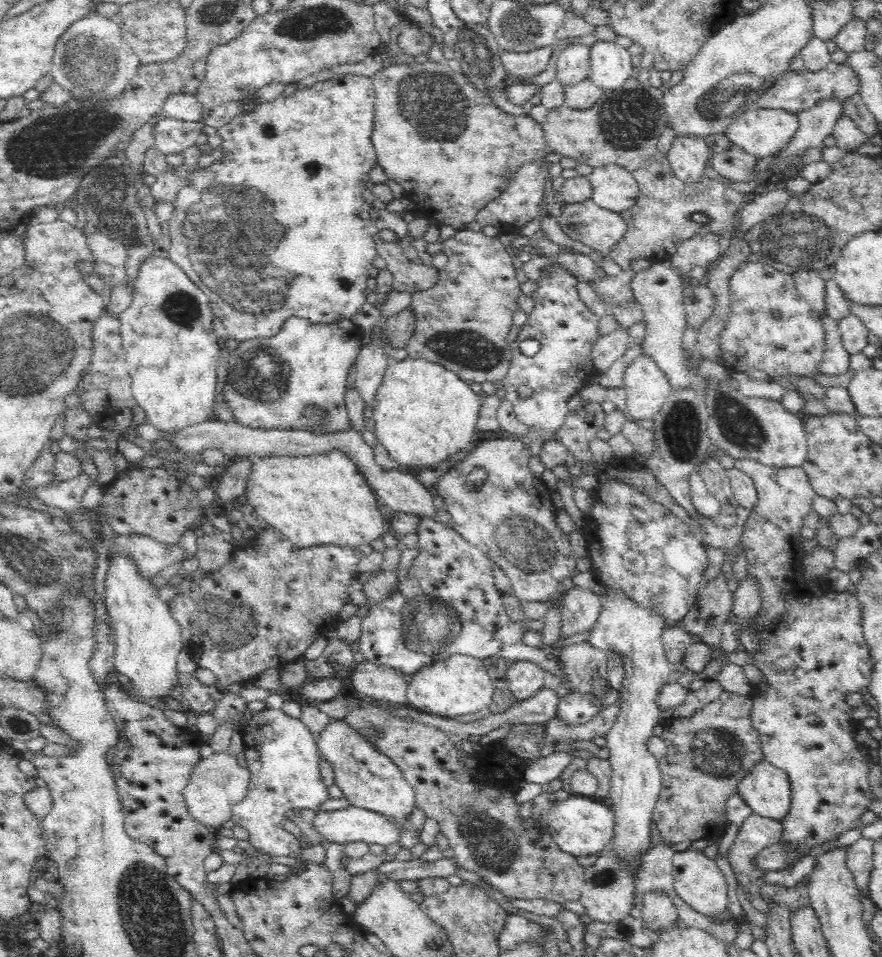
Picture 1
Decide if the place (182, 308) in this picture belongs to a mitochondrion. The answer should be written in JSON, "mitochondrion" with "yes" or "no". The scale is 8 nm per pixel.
{"mitochondrion":"yes"}

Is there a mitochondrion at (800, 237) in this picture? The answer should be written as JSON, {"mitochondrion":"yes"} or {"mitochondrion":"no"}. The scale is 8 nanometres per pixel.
{"mitochondrion":"yes"}

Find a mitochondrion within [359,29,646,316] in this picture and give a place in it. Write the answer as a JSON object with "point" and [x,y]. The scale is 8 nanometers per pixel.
{"point":[421,101]}

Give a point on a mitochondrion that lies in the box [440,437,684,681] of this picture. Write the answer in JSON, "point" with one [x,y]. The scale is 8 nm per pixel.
{"point":[528,546]}

